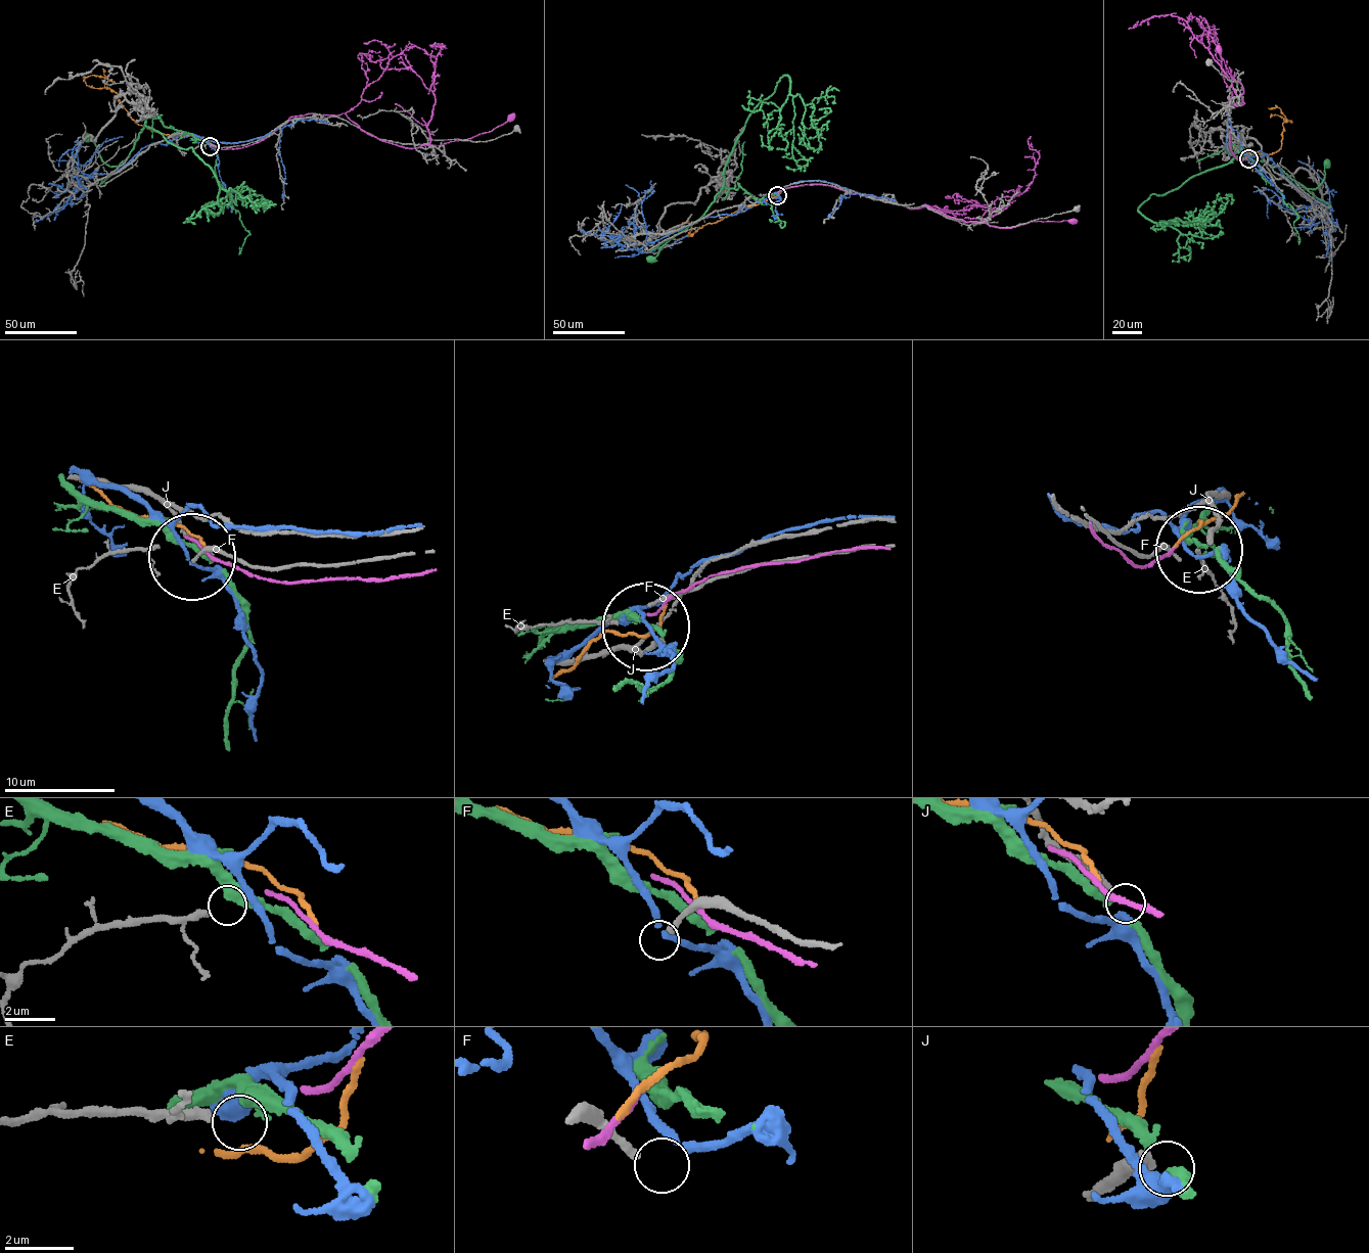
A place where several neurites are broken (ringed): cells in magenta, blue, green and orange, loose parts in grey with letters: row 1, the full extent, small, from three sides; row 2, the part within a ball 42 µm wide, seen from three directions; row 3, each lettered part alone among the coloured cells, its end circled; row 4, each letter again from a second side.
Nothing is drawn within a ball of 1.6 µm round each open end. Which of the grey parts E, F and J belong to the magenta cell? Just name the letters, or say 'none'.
none

